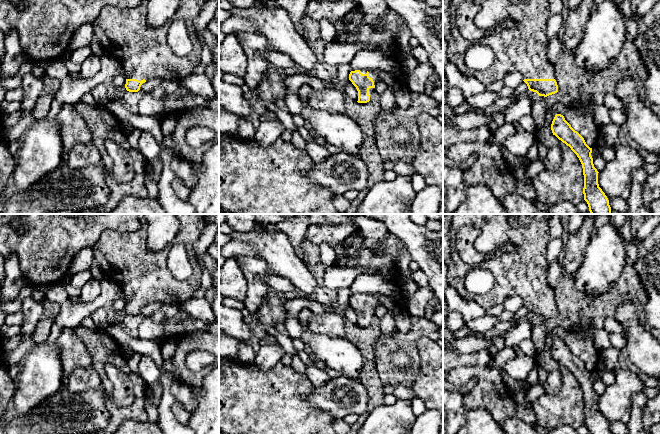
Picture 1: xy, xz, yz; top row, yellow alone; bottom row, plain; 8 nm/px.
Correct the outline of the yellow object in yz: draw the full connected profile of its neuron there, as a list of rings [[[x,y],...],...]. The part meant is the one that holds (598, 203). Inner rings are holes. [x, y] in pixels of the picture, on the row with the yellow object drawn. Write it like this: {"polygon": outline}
{"polygon": [[[556,114],[551,130],[559,140],[571,148],[579,158],[584,175],[584,200],[591,214],[611,214],[609,200],[598,184],[598,171],[594,167],[590,148],[584,138],[575,131],[561,114]]]}

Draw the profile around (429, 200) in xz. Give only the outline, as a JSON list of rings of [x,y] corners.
[[[426,186],[417,192],[411,205],[412,214],[438,214],[442,205],[443,195],[439,188]]]

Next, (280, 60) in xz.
[[[267,50],[256,54],[260,54],[266,61],[275,65],[277,68],[289,68],[296,65],[289,55],[277,51]]]

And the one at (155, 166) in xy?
[[[160,158],[153,159],[148,162],[148,171],[151,177],[158,182],[163,169],[162,160]]]

